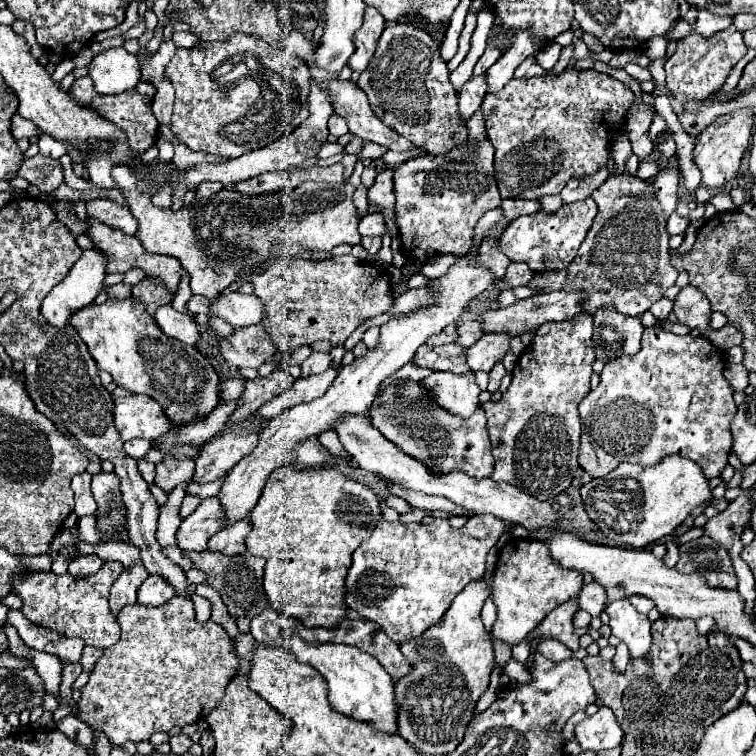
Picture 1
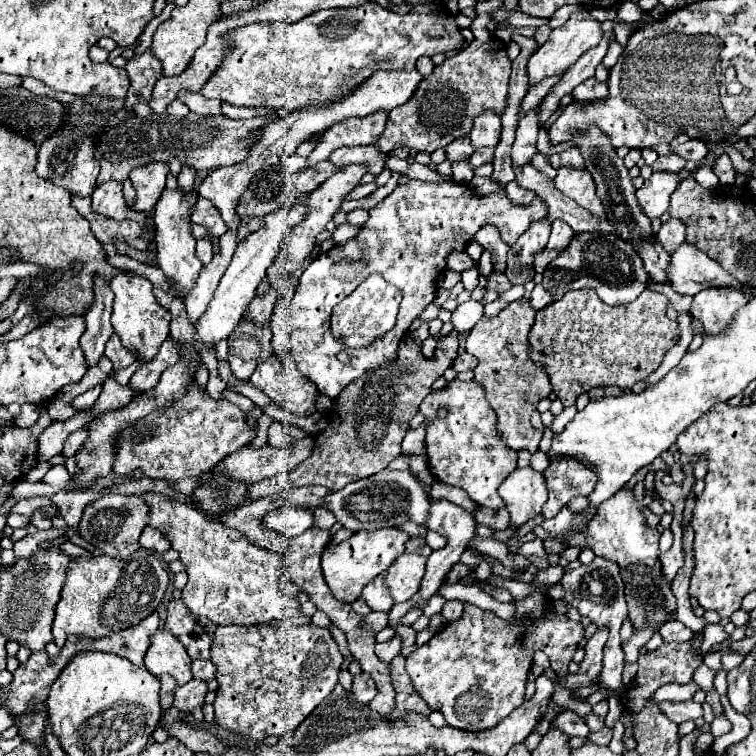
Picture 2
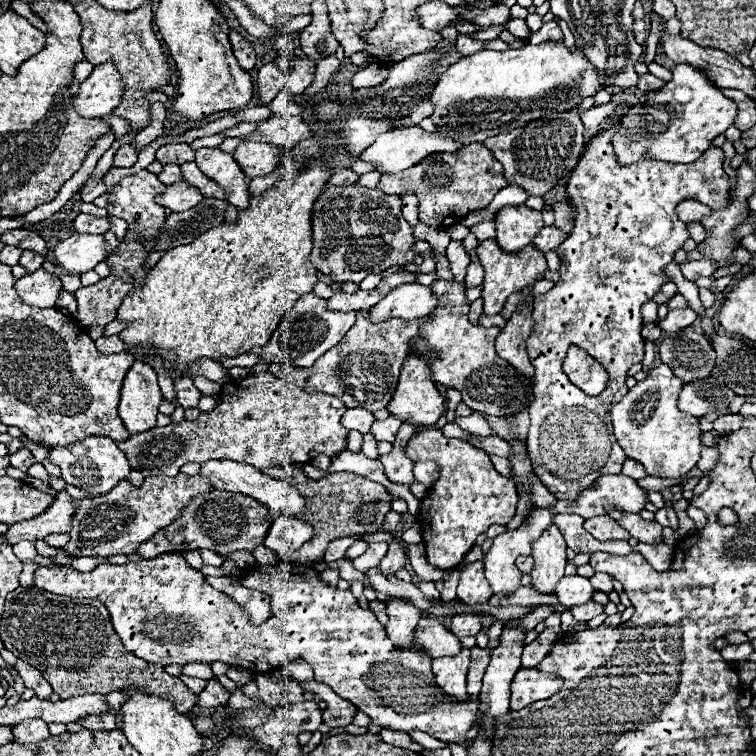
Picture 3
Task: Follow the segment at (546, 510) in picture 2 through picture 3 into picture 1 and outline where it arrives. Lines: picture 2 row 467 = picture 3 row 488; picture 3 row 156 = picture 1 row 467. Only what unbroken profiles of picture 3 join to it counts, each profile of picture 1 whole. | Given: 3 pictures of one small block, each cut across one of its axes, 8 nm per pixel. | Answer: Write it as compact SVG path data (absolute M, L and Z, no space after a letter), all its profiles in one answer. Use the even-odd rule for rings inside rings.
M646 328L640 352L634 356L620 356L610 360L600 374L600 384L580 402L580 468L586 470L592 478L602 478L622 462L654 466L664 456L678 454L700 464L704 476L712 480L720 476L728 464L732 446L730 422L736 414L732 392L732 386L724 378L724 358L710 346L706 338L676 336L664 328Z

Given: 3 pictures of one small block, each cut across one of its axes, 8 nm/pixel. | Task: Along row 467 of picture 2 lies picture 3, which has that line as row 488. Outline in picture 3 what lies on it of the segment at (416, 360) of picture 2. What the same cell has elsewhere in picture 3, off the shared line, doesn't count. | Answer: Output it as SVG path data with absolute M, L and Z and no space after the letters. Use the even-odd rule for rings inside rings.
M284 468L288 470L288 478L282 478L294 484L302 496L308 500L308 516L300 516L300 520L308 520L314 526L314 536L308 540L300 550L290 554L290 560L300 564L316 564L322 562L322 556L328 544L336 538L364 534L364 532L378 532L384 526L386 514L392 510L392 494L380 482L368 480L354 472L332 472L322 480L310 480L304 476L302 470Z

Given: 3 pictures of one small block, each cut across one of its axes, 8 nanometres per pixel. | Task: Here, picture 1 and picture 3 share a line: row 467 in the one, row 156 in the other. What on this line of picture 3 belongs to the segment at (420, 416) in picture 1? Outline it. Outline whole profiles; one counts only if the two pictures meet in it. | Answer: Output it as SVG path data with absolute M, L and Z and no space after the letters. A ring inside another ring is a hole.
M482 142L464 144L458 152L436 152L406 168L404 172L382 176L378 190L384 194L412 192L418 198L418 218L426 226L448 228L458 224L468 212L486 208L500 188L508 186L500 162Z

